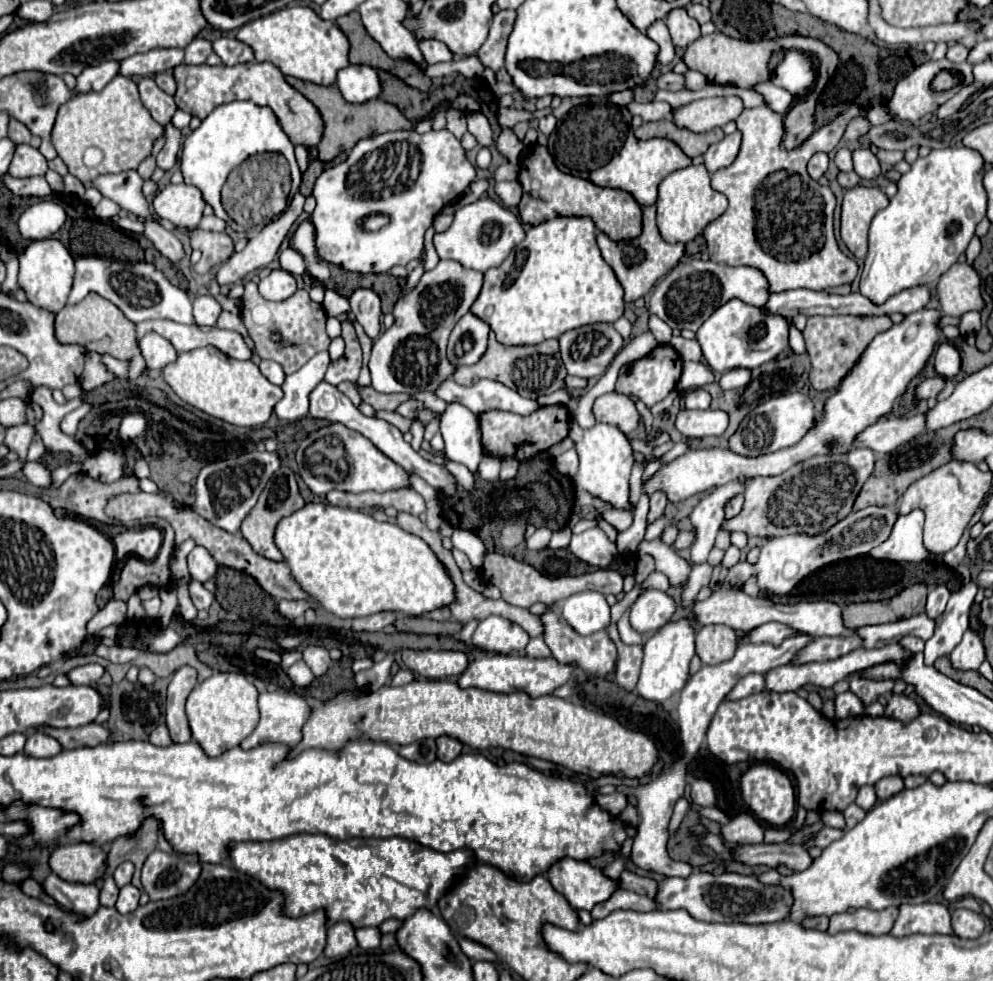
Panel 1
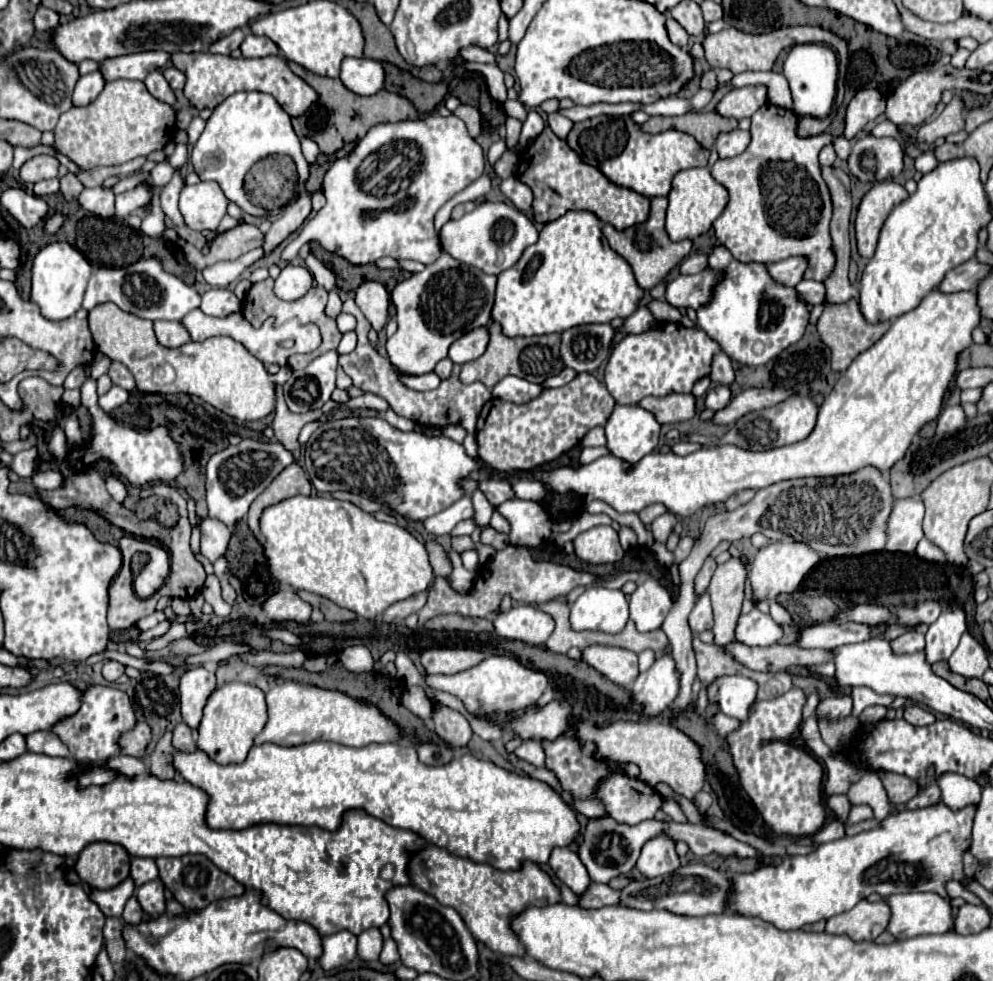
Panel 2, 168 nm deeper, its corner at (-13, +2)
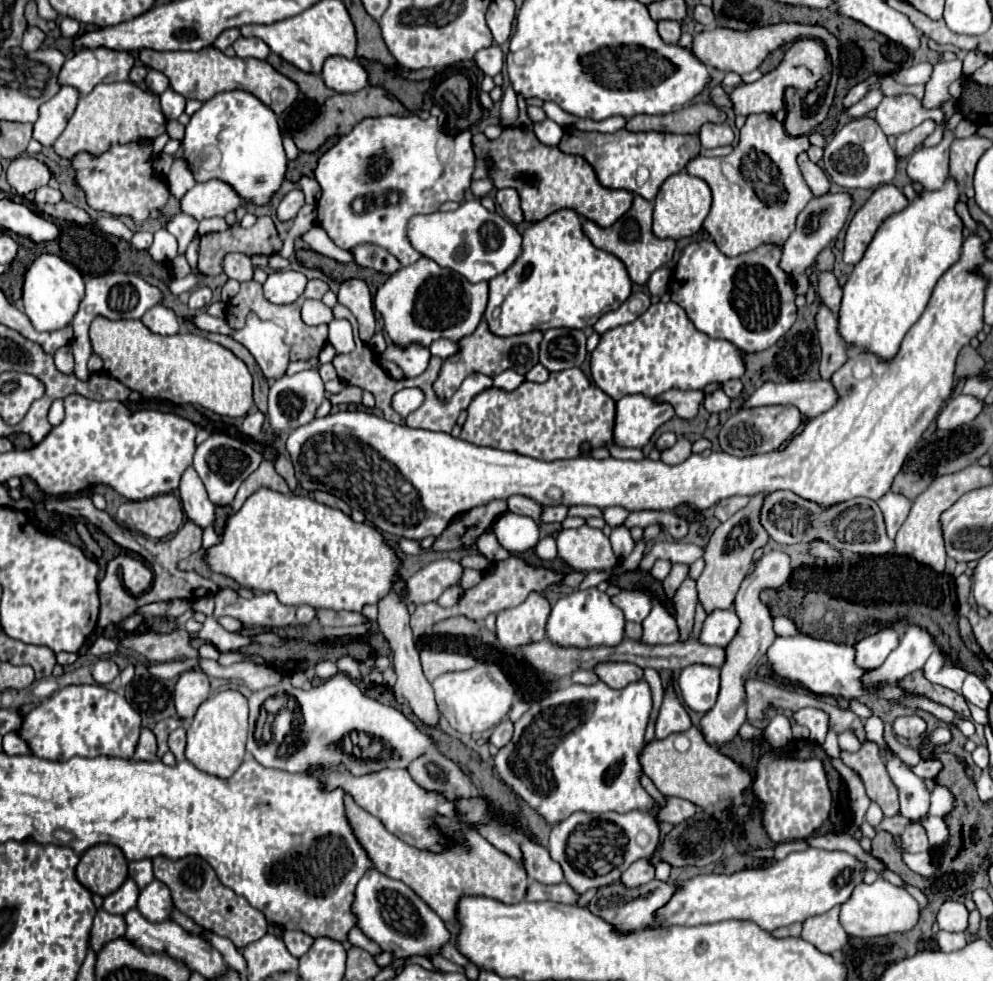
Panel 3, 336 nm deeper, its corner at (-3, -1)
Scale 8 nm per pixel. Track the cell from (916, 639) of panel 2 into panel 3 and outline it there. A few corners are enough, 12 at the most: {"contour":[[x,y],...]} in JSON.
{"contour":[[896,629],[878,631],[856,647],[856,665],[876,669],[900,645]]}

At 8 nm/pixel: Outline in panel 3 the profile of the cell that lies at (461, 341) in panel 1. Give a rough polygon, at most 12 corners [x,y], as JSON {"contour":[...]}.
{"contour":[[438,339],[430,345],[430,353],[440,359],[456,355],[456,341]]}

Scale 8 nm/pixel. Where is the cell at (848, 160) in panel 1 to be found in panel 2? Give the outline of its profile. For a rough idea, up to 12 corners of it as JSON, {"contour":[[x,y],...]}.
{"contour":[[836,136],[834,146],[838,158],[848,158],[850,142],[844,136]]}

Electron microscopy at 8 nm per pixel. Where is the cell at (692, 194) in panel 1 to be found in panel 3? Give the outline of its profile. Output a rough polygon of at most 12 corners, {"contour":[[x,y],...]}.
{"contour":[[680,171],[654,201],[654,235],[692,237],[712,205],[704,179]]}

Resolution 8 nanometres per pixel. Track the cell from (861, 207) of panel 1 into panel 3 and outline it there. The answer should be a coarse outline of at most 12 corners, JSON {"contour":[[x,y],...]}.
{"contour":[[880,185],[846,229],[844,263],[856,265],[880,223],[908,199]]}

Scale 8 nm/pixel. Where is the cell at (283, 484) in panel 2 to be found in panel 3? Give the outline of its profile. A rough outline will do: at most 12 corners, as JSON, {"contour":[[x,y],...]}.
{"contour":[[270,461],[258,467],[242,483],[232,509],[244,505],[256,489],[268,487],[290,493],[286,481],[276,473]]}

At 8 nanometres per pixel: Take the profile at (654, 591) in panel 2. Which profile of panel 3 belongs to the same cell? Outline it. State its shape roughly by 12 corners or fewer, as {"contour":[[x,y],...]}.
{"contour":[[620,591],[612,603],[626,621],[642,623],[652,611],[644,591]]}

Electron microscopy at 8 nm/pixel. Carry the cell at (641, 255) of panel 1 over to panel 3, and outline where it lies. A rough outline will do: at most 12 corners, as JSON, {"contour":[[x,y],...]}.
{"contour":[[640,195],[612,227],[584,221],[586,237],[616,255],[634,283],[672,261],[676,241],[652,233]]}

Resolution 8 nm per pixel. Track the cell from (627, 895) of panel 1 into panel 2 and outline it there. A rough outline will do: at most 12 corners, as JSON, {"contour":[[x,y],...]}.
{"contour":[[590,884],[580,896],[582,908],[618,904],[618,890]]}

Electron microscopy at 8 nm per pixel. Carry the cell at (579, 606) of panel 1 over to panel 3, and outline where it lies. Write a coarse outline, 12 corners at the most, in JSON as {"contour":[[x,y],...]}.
{"contour":[[596,587],[552,607],[546,637],[562,647],[614,647],[624,613]]}

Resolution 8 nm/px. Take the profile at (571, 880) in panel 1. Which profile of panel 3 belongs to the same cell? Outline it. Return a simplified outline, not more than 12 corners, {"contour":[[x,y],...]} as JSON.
{"contour":[[526,839],[520,849],[530,879],[564,881],[546,847]]}

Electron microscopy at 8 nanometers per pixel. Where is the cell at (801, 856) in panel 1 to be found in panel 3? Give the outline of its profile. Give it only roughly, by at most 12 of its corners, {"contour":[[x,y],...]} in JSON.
{"contour":[[572,813],[548,851],[576,893],[656,853],[652,813]]}

